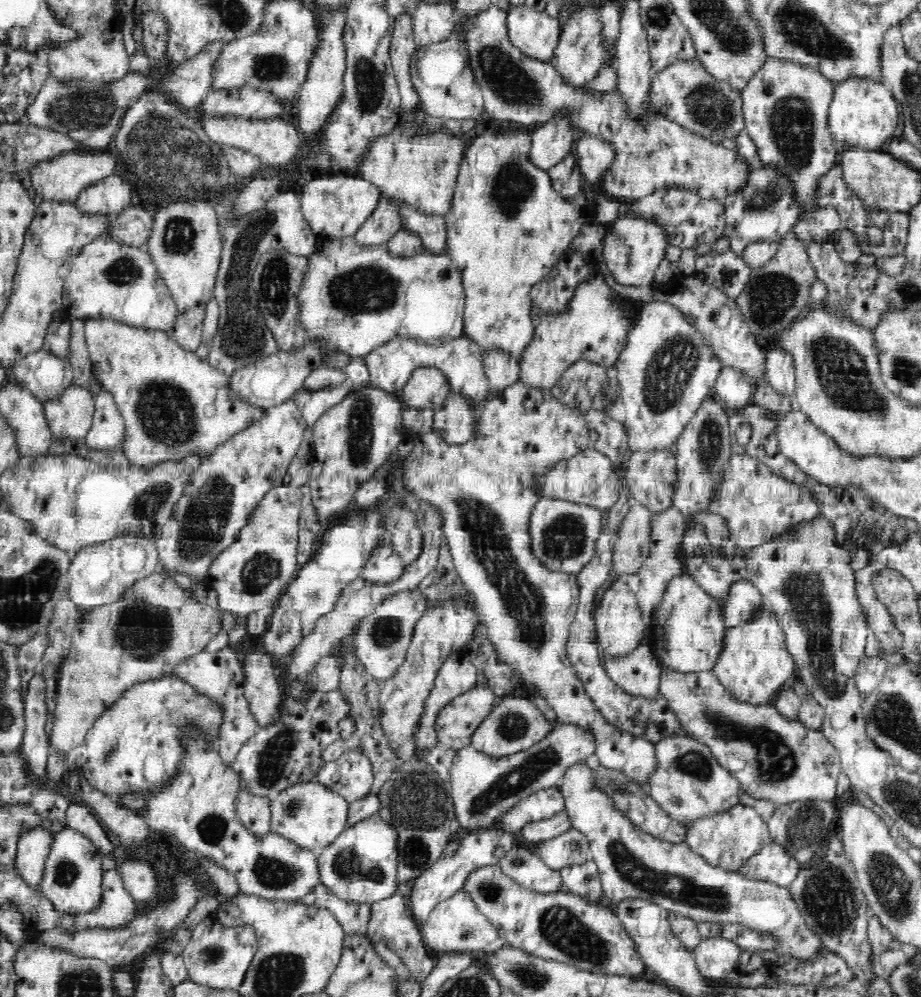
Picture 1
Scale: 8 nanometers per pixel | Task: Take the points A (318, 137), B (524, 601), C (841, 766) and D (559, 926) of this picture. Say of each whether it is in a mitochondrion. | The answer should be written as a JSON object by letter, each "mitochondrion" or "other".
{"A":"other","B":"mitochondrion","C":"other","D":"mitochondrion"}

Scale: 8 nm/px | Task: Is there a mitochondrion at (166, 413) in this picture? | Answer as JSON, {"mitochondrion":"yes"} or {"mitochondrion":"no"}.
{"mitochondrion":"yes"}

